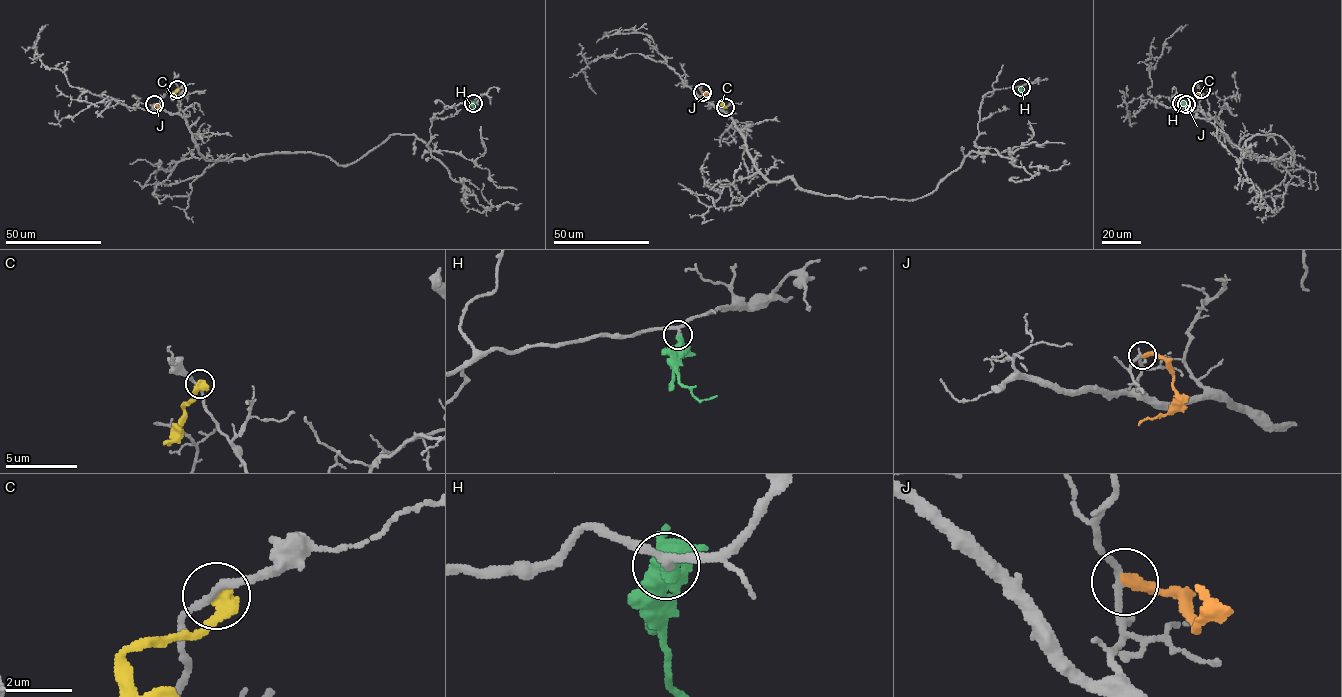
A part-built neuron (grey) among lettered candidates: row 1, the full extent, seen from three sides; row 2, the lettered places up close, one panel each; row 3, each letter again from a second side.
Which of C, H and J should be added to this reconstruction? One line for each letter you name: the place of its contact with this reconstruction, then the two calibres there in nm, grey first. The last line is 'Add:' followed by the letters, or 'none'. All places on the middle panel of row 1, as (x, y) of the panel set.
H: Touches grey at (1021, 87). Thickness 190 nm (grey) against 480 nm
Add: H

